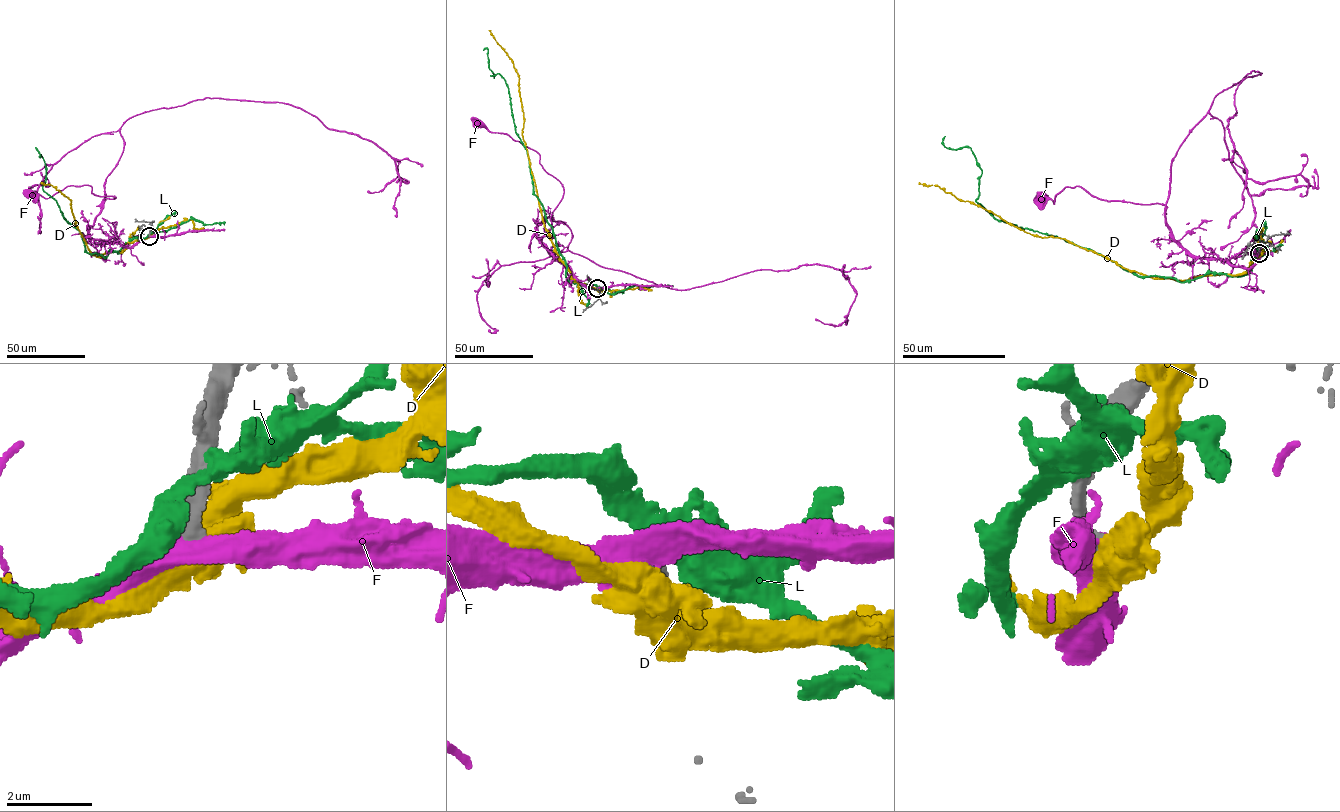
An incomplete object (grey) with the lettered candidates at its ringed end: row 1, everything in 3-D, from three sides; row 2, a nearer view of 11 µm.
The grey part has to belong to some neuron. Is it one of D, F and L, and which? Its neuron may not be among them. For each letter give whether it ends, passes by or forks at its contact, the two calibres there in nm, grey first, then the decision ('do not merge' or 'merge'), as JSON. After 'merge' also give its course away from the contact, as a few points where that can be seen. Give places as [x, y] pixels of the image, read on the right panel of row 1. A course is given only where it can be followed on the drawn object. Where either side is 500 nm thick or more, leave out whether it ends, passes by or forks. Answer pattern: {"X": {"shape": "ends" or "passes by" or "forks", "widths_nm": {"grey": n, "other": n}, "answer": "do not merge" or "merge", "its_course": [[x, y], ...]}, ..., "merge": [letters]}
{"D": {"shape": "forks", "widths_nm": {"grey": 360, "other": 480}, "answer": "do not merge"}, "F": {"widths_nm": {"grey": 440, "other": 550}, "answer": "merge", "its_course": [[1259, 253], [1249, 268], [1196, 258], [1156, 203], [1102, 200], [1077, 186], [1054, 204], [1040, 197]]}, "L": {"widths_nm": {"grey": 320, "other": 500}, "answer": "do not merge"}, "merge": ["F"]}

